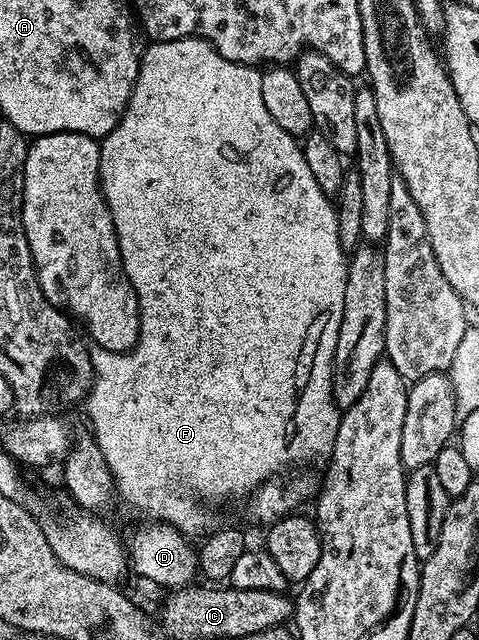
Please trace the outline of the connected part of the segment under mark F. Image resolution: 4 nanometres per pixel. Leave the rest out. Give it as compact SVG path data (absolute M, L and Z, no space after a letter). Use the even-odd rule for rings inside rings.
M180 37L180 38L179 38L179 39L175 39L175 40L174 40L174 41L154 41L154 42L152 42L152 43L149 43L149 44L146 44L146 45L145 45L145 46L144 46L144 49L143 49L143 52L142 52L142 55L141 55L141 66L140 66L140 67L139 67L139 75L138 75L138 76L137 76L137 78L136 78L136 79L135 79L135 87L134 87L134 88L133 88L133 90L132 90L132 91L131 91L131 99L130 99L130 100L129 100L129 102L128 102L128 103L127 103L127 107L126 107L126 108L125 108L125 110L124 110L124 111L123 111L123 115L122 115L122 116L121 116L121 121L120 121L120 122L119 122L119 124L118 124L118 125L116 125L116 127L115 127L115 128L114 128L114 129L113 129L113 130L111 130L111 131L110 131L110 133L108 133L108 134L107 134L107 135L106 135L106 136L105 136L105 137L104 137L104 139L103 139L103 140L102 140L102 141L101 141L101 142L100 142L100 147L101 147L101 162L100 162L100 163L99 163L99 173L100 173L100 175L101 175L101 194L102 194L102 195L103 195L103 196L104 196L104 197L105 197L105 202L106 202L106 203L107 203L107 207L108 207L108 208L109 208L109 210L110 210L110 211L111 211L111 219L112 219L112 220L113 220L113 222L114 222L114 223L115 223L115 235L116 235L116 236L117 236L117 242L118 242L118 243L119 243L119 251L120 251L120 252L121 252L121 262L122 262L122 263L123 263L123 267L124 267L124 268L125 268L125 274L126 274L126 275L127 275L127 279L128 279L128 280L129 280L129 282L130 282L130 283L131 283L131 287L132 287L132 288L133 288L133 290L134 290L134 291L135 291L135 295L136 295L136 296L137 296L137 302L138 302L138 303L139 303L139 339L138 339L138 340L137 340L137 342L136 342L136 343L135 343L135 347L134 347L134 348L133 348L133 349L132 349L132 351L131 351L131 352L129 352L129 353L112 353L112 352L111 352L111 351L107 351L107 350L106 350L106 349L99 349L99 348L94 348L94 349L93 349L93 350L92 350L92 352L90 352L90 355L89 355L89 358L90 358L90 359L91 359L91 363L92 363L92 364L93 364L93 384L92 384L92 385L90 385L90 387L89 387L89 392L88 392L88 394L87 394L87 396L86 396L86 397L85 397L85 398L84 398L84 401L83 401L83 406L84 406L84 405L85 405L85 409L86 409L86 411L87 411L87 412L89 412L89 418L87 418L87 421L88 421L88 424L89 424L89 425L90 425L90 426L91 426L91 428L92 428L92 430L93 430L93 437L94 437L94 439L96 439L96 440L97 440L97 442L98 442L98 443L99 443L99 447L100 447L100 448L101 448L101 450L102 450L102 451L103 451L103 459L107 459L107 467L108 467L108 468L109 468L109 471L110 471L110 473L111 473L111 475L112 475L112 476L113 476L113 484L114 484L114 486L115 486L115 493L116 493L116 496L117 496L117 497L118 497L118 498L120 498L120 500L121 500L121 497L122 497L122 499L123 499L123 500L125 500L125 501L126 501L126 503L127 503L127 504L129 504L129 505L134 505L134 507L135 507L135 508L137 508L137 509L138 509L138 511L139 511L139 512L141 512L141 513L146 513L146 515L147 515L147 516L146 516L146 518L149 518L149 519L156 519L156 520L159 520L159 521L164 521L164 522L165 522L165 524L167 524L167 525L174 525L174 526L175 526L175 528L177 528L177 529L178 529L178 531L179 531L179 532L180 532L180 533L184 533L184 534L186 534L186 535L194 535L194 534L193 534L193 533L201 533L201 532L202 532L202 533L201 533L201 534L204 534L204 533L205 533L205 532L206 532L206 529L205 529L205 524L207 524L207 523L208 523L208 521L209 521L209 517L208 517L208 515L207 515L207 514L205 514L205 509L204 509L204 507L203 507L203 506L201 506L201 505L197 505L197 501L229 501L229 500L231 500L231 499L232 499L232 497L242 497L242 499L245 499L245 498L248 498L248 497L249 497L249 496L250 496L250 494L252 494L252 492L253 492L253 490L255 490L255 489L260 489L260 487L261 487L261 484L263 484L263 482L265 482L265 481L267 481L267 480L270 480L270 479L273 479L273 478L276 478L276 477L277 477L277 476L278 476L278 475L281 475L281 474L284 474L284 473L285 473L285 472L286 472L286 471L289 471L289 470L285 470L285 471L284 471L284 469L289 469L289 468L291 468L291 467L292 467L292 465L297 465L297 464L299 464L299 463L300 463L300 461L309 461L309 460L311 460L311 459L312 459L312 457L317 457L317 456L319 456L319 455L320 455L320 453L322 453L322 455L325 455L325 454L328 454L328 453L329 453L329 452L330 452L330 450L332 450L332 447L333 447L333 444L334 444L334 443L335 443L335 435L336 435L336 434L337 434L337 432L338 432L338 431L339 431L339 423L340 423L340 422L341 422L341 415L342 415L342 410L340 410L340 409L338 409L338 408L337 408L337 405L336 405L336 403L334 403L334 401L333 401L333 356L334 356L334 355L335 355L335 347L336 347L336 346L337 346L337 340L338 340L338 339L339 339L339 323L340 323L340 322L341 322L341 320L342 320L342 319L343 319L343 295L344 295L344 294L345 294L345 288L346 288L346 287L347 287L347 271L348 271L348 270L349 270L349 263L348 263L348 260L347 260L347 250L346 250L346 249L344 249L344 248L343 248L343 247L342 247L342 246L341 246L341 244L340 244L340 243L339 243L339 223L338 223L338 222L337 222L337 210L336 210L336 208L335 208L335 205L334 205L334 202L333 202L333 201L332 201L332 200L331 200L331 197L330 197L330 194L328 194L328 193L324 193L324 192L323 192L323 190L322 190L322 189L321 189L321 188L320 188L320 187L319 187L319 183L315 183L315 179L314 179L314 178L313 178L313 176L312 176L312 175L311 175L311 170L309 170L309 169L308 169L308 167L307 167L307 159L303 159L303 151L302 151L302 150L301 150L301 146L300 146L300 144L299 144L299 141L298 141L298 138L295 138L295 137L292 137L292 136L291 136L291 135L287 135L287 131L283 131L283 127L279 127L279 123L275 123L275 119L271 119L271 115L270 115L270 114L269 114L269 112L267 112L267 106L265 106L265 105L264 105L264 104L263 104L263 83L262 83L262 82L261 82L261 75L262 75L262 70L261 70L261 69L260 69L260 68L257 68L257 67L254 67L254 66L252 66L252 65L240 65L240 64L239 64L239 63L235 63L235 62L234 62L234 61L232 61L232 60L231 60L231 59L223 59L223 55L219 55L219 51L218 51L218 50L217 50L217 48L216 48L216 47L215 47L215 46L213 46L213 44L211 44L211 42L210 42L210 41L207 41L207 40L205 40L205 38L203 38L203 37Z

